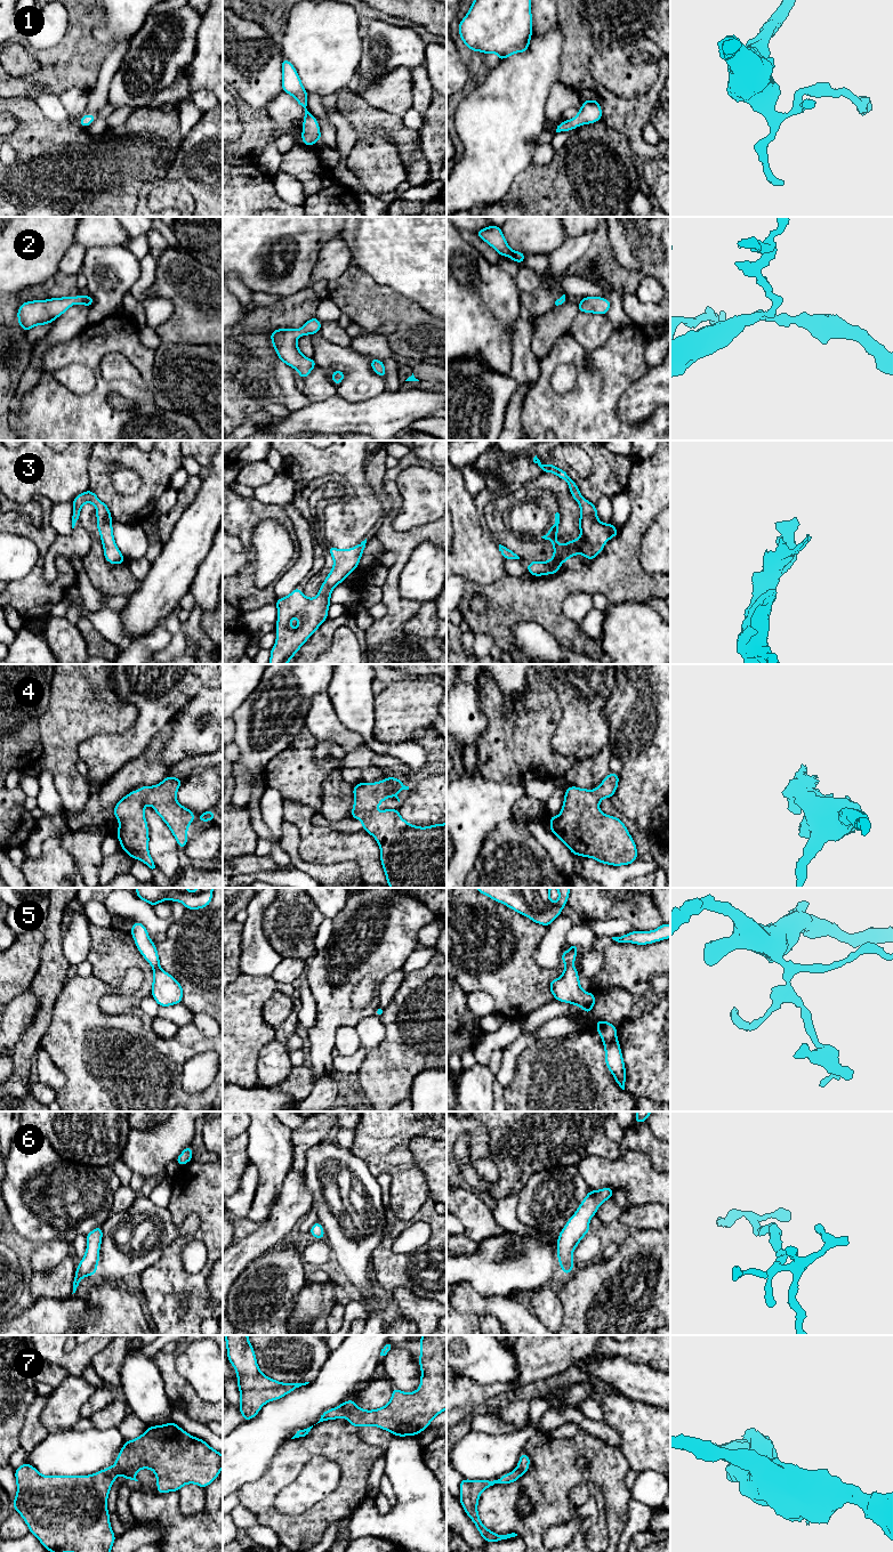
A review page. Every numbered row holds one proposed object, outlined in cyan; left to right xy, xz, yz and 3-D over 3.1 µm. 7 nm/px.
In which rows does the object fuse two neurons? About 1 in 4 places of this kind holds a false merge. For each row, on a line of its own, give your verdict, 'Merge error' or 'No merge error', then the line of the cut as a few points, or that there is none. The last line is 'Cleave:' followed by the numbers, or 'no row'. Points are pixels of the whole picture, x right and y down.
1: No merge error. No split
2: No merge error. No split
3: No merge error. No split
4: No merge error. No split
5: No merge error. No split
6: No merge error. No split
7: No merge error. No split
Cleave: no row

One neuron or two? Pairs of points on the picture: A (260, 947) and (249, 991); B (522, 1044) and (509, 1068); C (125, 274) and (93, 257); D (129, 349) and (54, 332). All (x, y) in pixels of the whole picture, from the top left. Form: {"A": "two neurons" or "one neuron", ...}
{"A": "two neurons", "B": "one neuron", "C": "one neuron", "D": "two neurons"}

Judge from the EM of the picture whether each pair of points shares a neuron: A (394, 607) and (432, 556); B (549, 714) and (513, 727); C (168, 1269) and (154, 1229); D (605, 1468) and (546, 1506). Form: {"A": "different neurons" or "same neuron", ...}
{"A": "different neurons", "B": "same neuron", "C": "different neurons", "D": "same neuron"}

